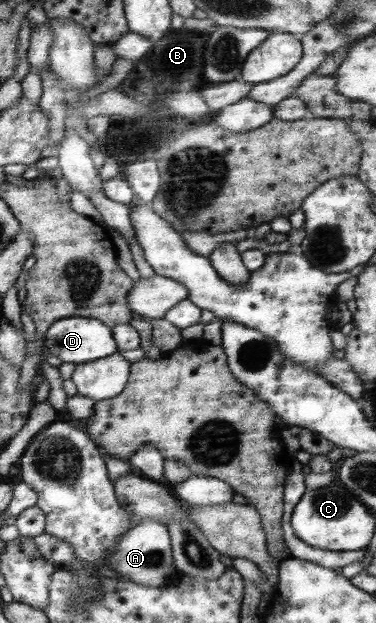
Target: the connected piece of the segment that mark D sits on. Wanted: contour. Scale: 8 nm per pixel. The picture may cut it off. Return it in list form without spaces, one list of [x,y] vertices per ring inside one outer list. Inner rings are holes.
[[[69,317],[57,319],[50,324],[43,336],[44,351],[55,355],[62,363],[86,363],[108,357],[117,351],[113,332],[101,320],[83,317]]]

